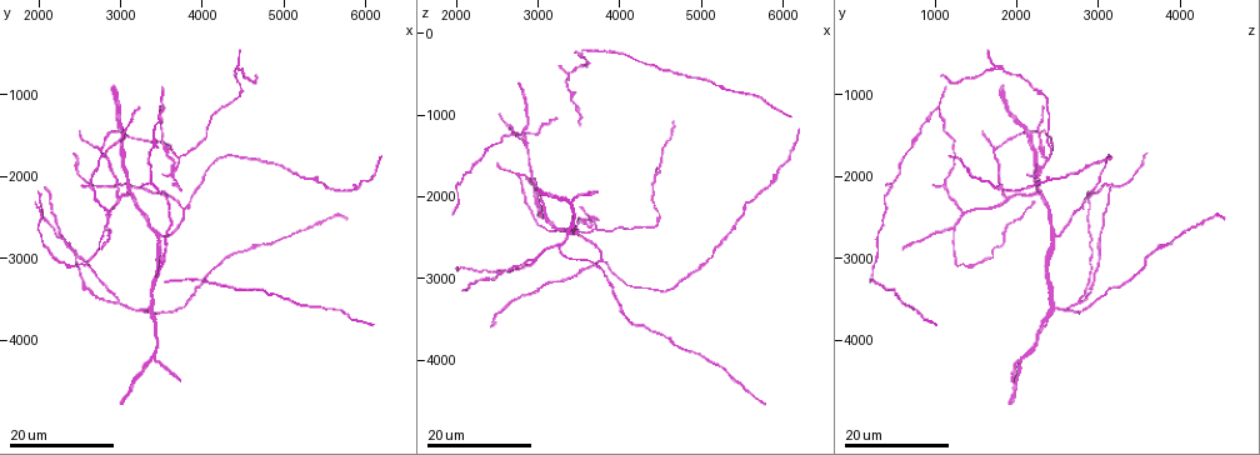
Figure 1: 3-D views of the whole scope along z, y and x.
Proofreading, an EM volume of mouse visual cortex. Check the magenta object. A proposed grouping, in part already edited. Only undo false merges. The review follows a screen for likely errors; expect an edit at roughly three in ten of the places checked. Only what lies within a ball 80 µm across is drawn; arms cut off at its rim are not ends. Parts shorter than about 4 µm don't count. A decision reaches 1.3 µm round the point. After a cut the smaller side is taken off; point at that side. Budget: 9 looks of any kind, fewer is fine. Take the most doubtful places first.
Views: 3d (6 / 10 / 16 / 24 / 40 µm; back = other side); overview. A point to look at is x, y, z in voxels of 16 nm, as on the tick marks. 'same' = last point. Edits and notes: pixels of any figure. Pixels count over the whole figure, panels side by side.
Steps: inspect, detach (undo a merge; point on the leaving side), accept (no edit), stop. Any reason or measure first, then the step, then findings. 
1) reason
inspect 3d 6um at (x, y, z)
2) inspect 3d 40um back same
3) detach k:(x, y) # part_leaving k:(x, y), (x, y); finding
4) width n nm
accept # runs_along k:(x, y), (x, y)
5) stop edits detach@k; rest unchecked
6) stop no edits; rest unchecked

three-way junction
inspect 3d 16um at (2800, 1650, 1750)

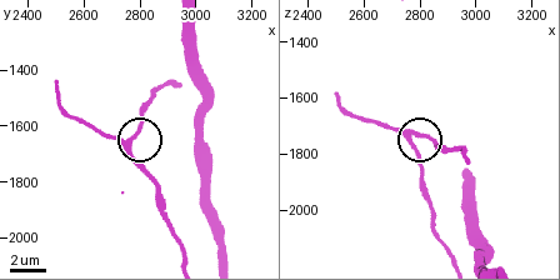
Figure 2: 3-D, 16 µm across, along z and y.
inspect 3d 6um at (2770, 1660, 1760)

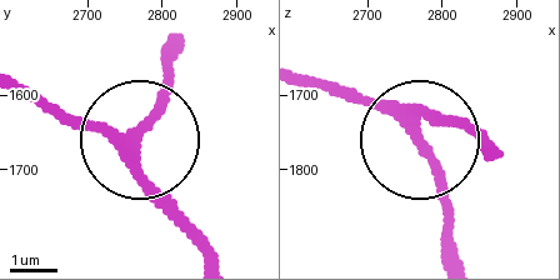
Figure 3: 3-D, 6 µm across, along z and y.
accept # runs_along 3:(210, 251), (139, 148), (63, 113); continuous, no second cell

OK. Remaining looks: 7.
inspect 3d 24um at (2850, 2450, 1350)

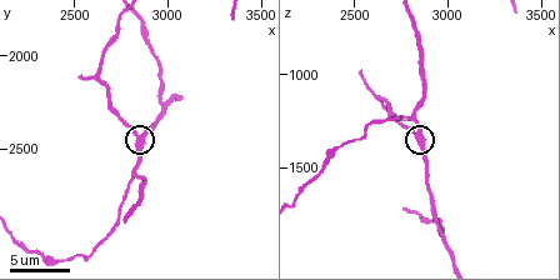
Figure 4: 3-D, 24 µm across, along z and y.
inspect 3d 10um at (2860, 2440, 1360)

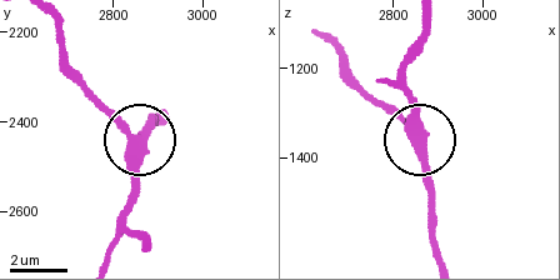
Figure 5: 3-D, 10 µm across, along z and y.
arms 3
accept # runs_along 5:(326, 41), (416, 140), (416, 99); one cell here

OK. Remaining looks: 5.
three arms meet
inspect 3d 16um at (3000, 3550, 2750)

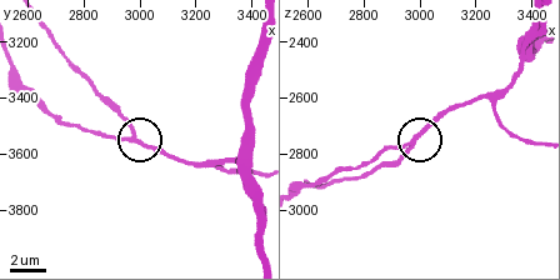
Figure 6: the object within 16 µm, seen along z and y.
inspect 3d 10um at (2970, 3520, 2760)

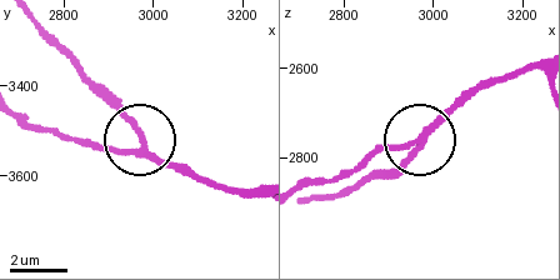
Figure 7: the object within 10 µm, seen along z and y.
side_arm 30 um; arms 3
accept # one cell here

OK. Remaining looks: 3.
inspect 3d 16um at (3350, 3600, 2450)

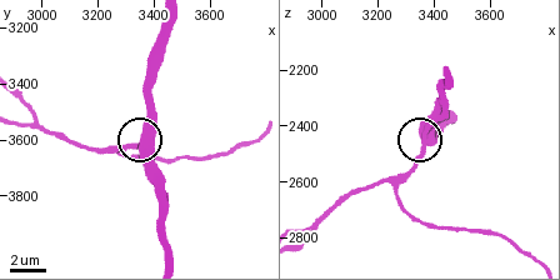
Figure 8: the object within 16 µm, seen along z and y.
inspect 3d 6um same

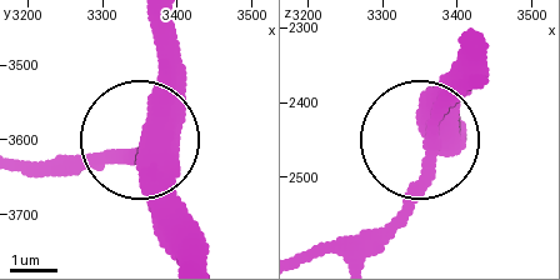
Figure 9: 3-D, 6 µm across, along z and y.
accept # one cell here

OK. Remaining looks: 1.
side arm on a straight run
inspect 3d 10um at (2980, 2280, 1900)

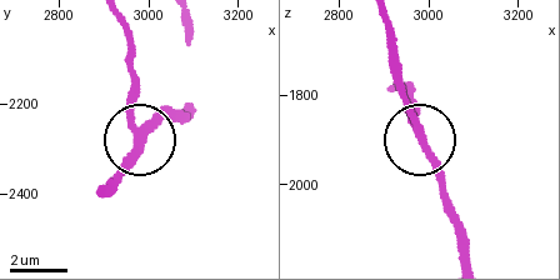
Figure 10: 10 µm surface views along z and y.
width 260 nm
accept # runs_along 10:(385, 26), (391, 76), (418, 136), (413, 100); one cell here

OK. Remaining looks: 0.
stop no edits; rest unchecked

